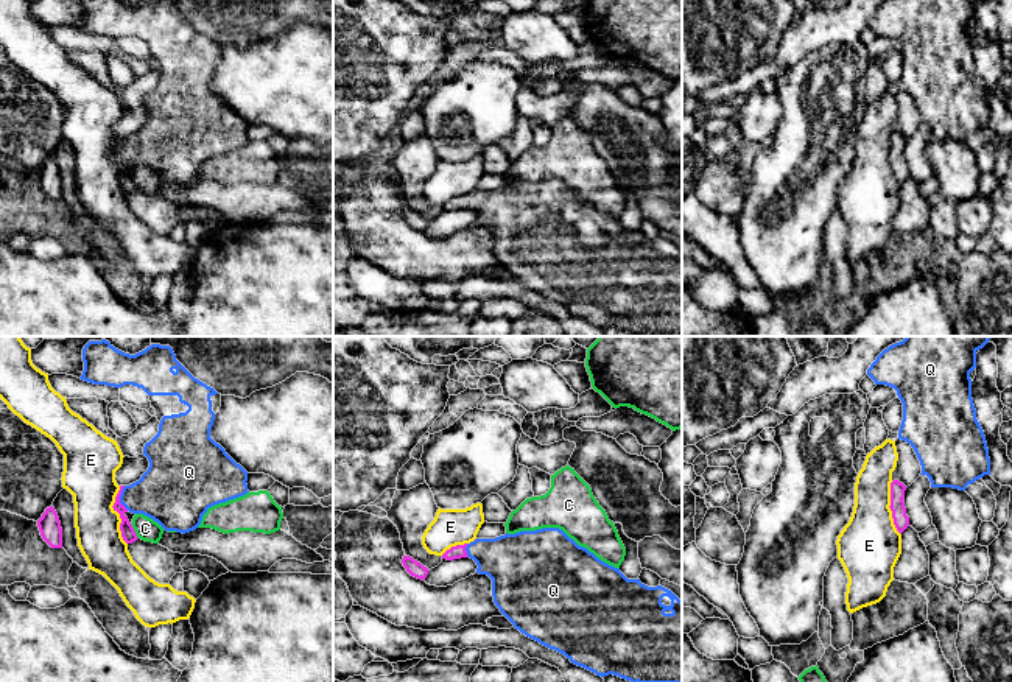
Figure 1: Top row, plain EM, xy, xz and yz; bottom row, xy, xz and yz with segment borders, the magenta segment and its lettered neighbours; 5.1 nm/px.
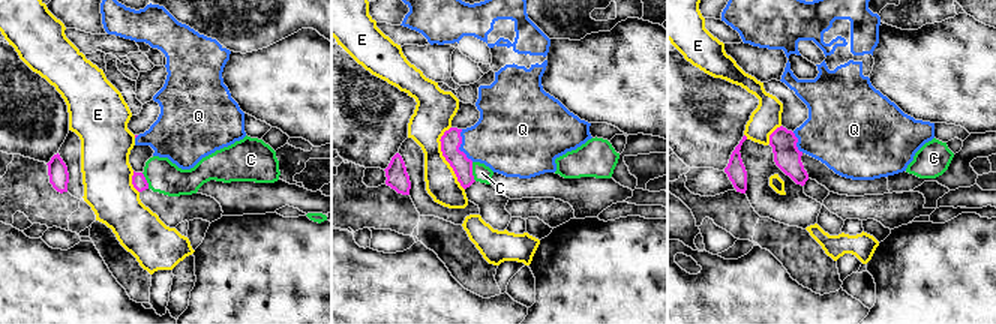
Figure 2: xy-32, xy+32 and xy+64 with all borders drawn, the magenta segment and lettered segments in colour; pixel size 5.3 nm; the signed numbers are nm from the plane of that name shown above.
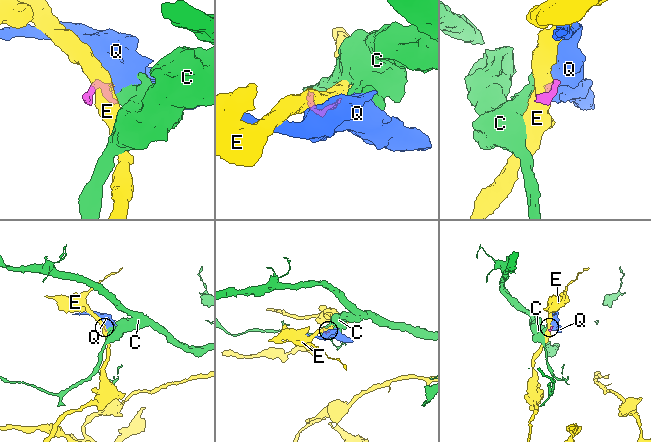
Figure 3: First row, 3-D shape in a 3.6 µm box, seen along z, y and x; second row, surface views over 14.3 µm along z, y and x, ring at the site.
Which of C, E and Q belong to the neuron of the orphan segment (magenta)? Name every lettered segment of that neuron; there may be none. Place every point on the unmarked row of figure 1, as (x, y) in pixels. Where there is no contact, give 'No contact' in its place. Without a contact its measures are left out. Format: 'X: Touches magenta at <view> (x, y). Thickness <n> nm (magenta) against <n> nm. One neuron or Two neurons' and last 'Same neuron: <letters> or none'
C: Touches magenta at xy (134, 182). Thickness 70 nm (magenta) against 120 nm. Two neurons
E: Touches magenta at xy (120, 167). Thickness 70 nm (magenta) against 260 nm. Two neurons
Q: Touches magenta at xy (119, 150). Thickness 70 nm (magenta) against 300 nm. One neuron
Same neuron: Q

